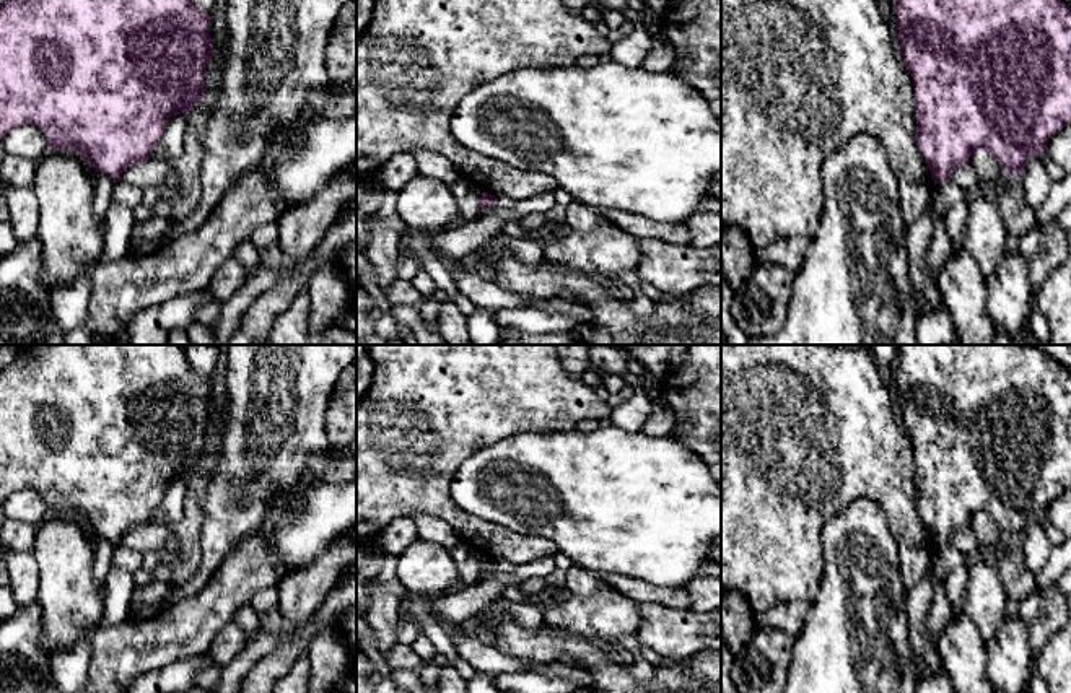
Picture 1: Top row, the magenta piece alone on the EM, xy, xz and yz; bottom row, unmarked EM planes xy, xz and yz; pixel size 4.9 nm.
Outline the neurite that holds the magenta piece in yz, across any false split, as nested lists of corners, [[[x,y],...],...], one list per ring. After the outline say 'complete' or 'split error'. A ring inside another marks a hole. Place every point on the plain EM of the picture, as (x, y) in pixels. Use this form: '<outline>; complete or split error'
[[[897,345],[894,374],[915,451],[915,503],[936,550],[978,516],[990,516],[1006,538],[1017,540],[1071,486],[1071,373],[1035,345]]]; complete

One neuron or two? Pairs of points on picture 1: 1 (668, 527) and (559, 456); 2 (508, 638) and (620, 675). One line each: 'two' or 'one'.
1: one
2: one

